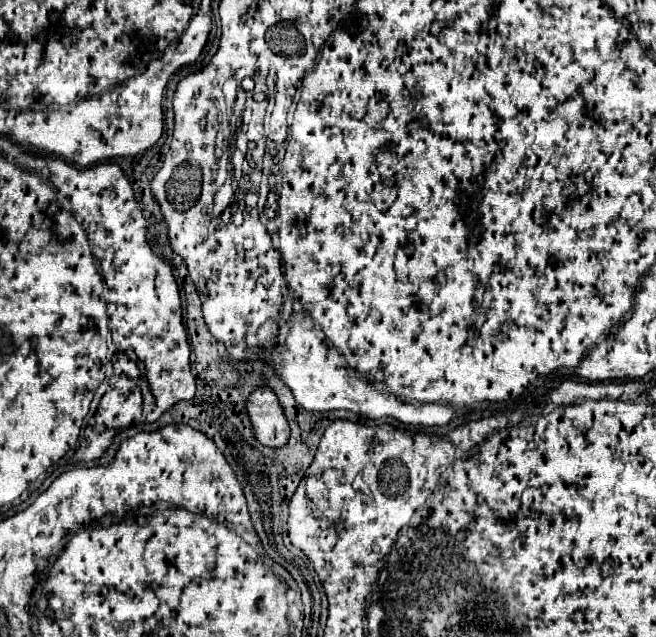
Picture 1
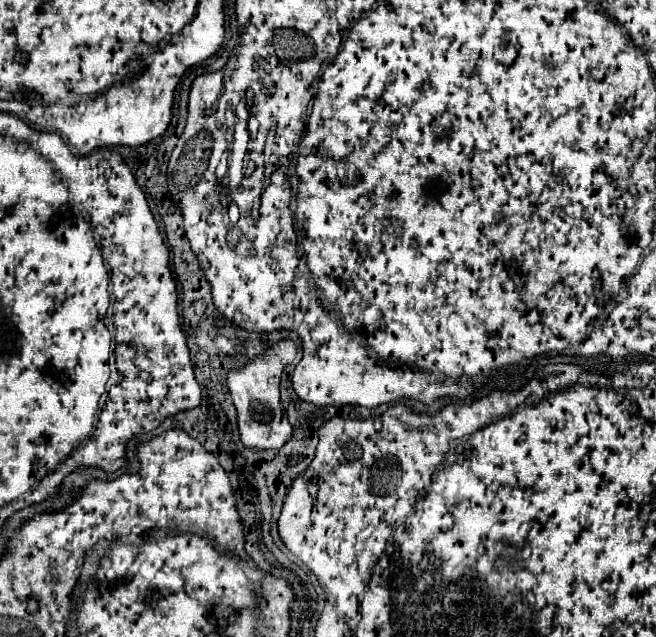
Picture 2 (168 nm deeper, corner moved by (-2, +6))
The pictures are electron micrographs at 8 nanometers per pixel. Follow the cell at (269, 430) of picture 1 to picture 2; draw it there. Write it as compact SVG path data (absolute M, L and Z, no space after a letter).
M284 338L268 346L258 358L248 362L244 368L228 370L228 388L232 394L234 408L238 412L240 442L252 450L280 450L292 438L292 426L284 416L280 402L280 376L284 366L296 358L298 346L294 340Z

